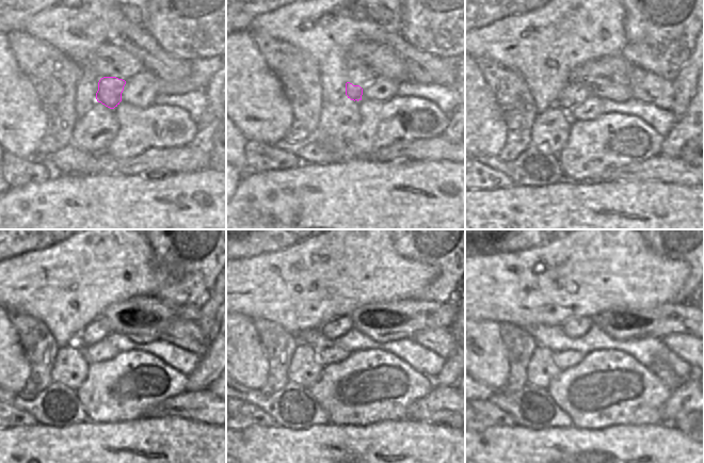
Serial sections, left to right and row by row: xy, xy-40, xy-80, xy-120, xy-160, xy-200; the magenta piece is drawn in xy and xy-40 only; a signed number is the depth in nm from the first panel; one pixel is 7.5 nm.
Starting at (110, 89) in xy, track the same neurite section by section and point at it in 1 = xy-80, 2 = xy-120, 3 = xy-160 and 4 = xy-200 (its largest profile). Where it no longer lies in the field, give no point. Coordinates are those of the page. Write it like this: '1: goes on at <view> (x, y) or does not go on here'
1: goes on at xy-80 (574, 93)
2: goes on at xy-120 (97, 330)
3: goes on at xy-160 (337, 328)
4: goes on at xy-200 (574, 328)

